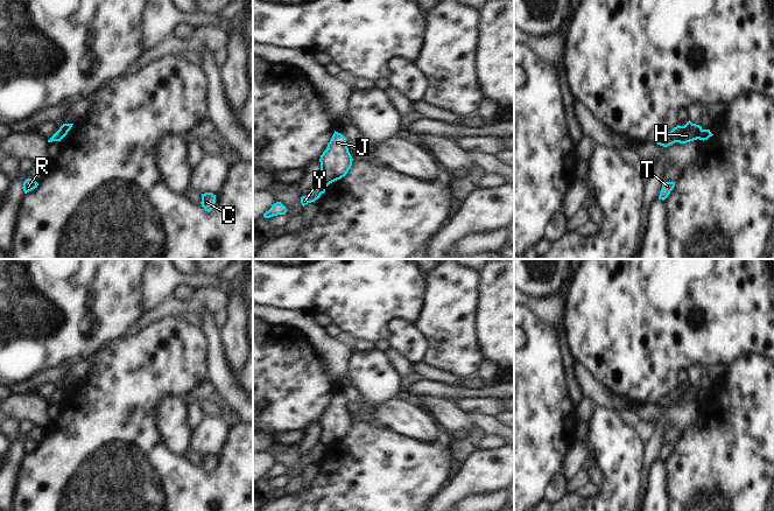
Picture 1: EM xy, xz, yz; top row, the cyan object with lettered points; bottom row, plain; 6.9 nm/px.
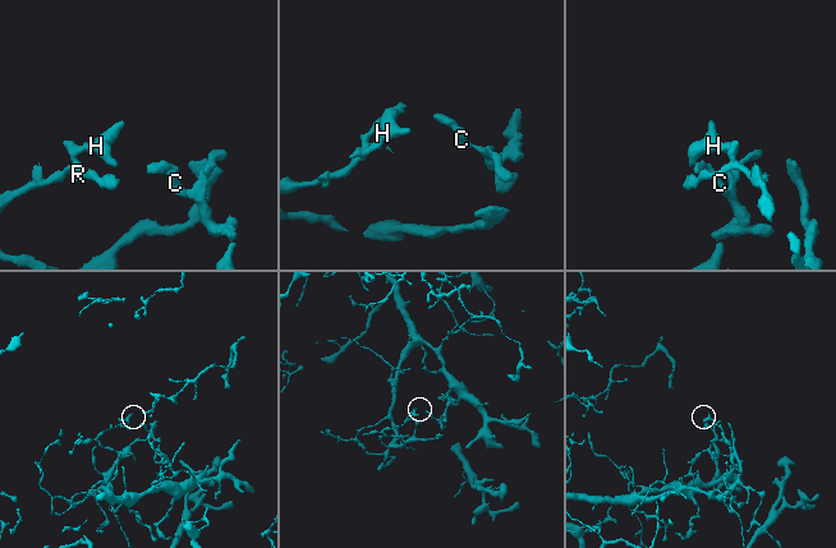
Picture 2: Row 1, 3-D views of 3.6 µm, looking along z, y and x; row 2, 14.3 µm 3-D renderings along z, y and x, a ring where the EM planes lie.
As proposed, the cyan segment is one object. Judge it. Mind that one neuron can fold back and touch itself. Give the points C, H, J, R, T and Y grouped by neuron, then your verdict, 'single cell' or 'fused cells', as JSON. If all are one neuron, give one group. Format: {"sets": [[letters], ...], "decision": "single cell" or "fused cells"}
{"sets": [["C", "R", "T", "Y"], ["H", "J"]], "decision": "fused cells"}

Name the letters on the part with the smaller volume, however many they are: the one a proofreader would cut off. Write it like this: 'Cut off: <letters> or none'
Cut off: H, J

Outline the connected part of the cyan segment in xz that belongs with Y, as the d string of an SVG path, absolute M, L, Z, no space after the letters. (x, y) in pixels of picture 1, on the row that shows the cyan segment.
M318 183L308 196L302 196L301 197L302 205L304 206L308 203L315 202L324 192L325 192L325 186L322 184L322 183Z

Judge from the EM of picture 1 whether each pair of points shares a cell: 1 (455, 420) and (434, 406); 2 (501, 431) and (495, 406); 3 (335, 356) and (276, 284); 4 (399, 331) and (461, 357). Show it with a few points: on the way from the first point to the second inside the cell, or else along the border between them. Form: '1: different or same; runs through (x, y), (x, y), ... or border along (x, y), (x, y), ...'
1: same; runs through (450, 417), (438, 408)
2: different; border along (469, 414), (488, 413), (494, 417)
3: different; border along (269, 306), (302, 310)
4: different; border along (414, 324), (426, 340), (423, 359)

